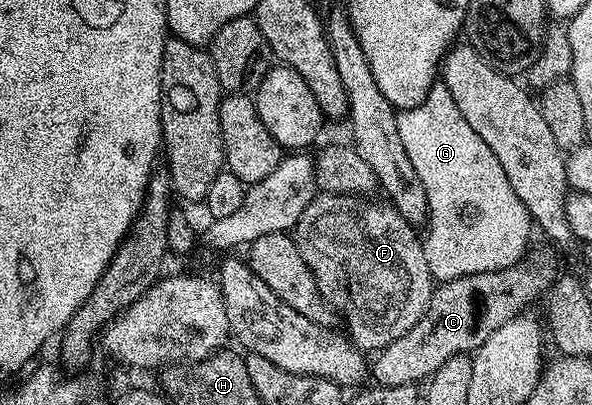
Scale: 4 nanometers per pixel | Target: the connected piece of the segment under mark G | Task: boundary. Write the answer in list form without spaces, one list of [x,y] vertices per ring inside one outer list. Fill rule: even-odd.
[[[435,83],[419,107],[398,112],[397,122],[399,139],[403,139],[407,156],[419,171],[419,179],[423,179],[423,191],[427,191],[429,219],[423,244],[427,267],[434,278],[438,282],[450,281],[463,275],[497,273],[518,264],[526,256],[529,232],[534,232],[535,222],[523,199],[507,183],[495,151],[471,131],[467,119],[455,107],[451,91],[444,83]],[[469,181],[485,181],[475,191],[479,205],[471,211],[463,203]]]

